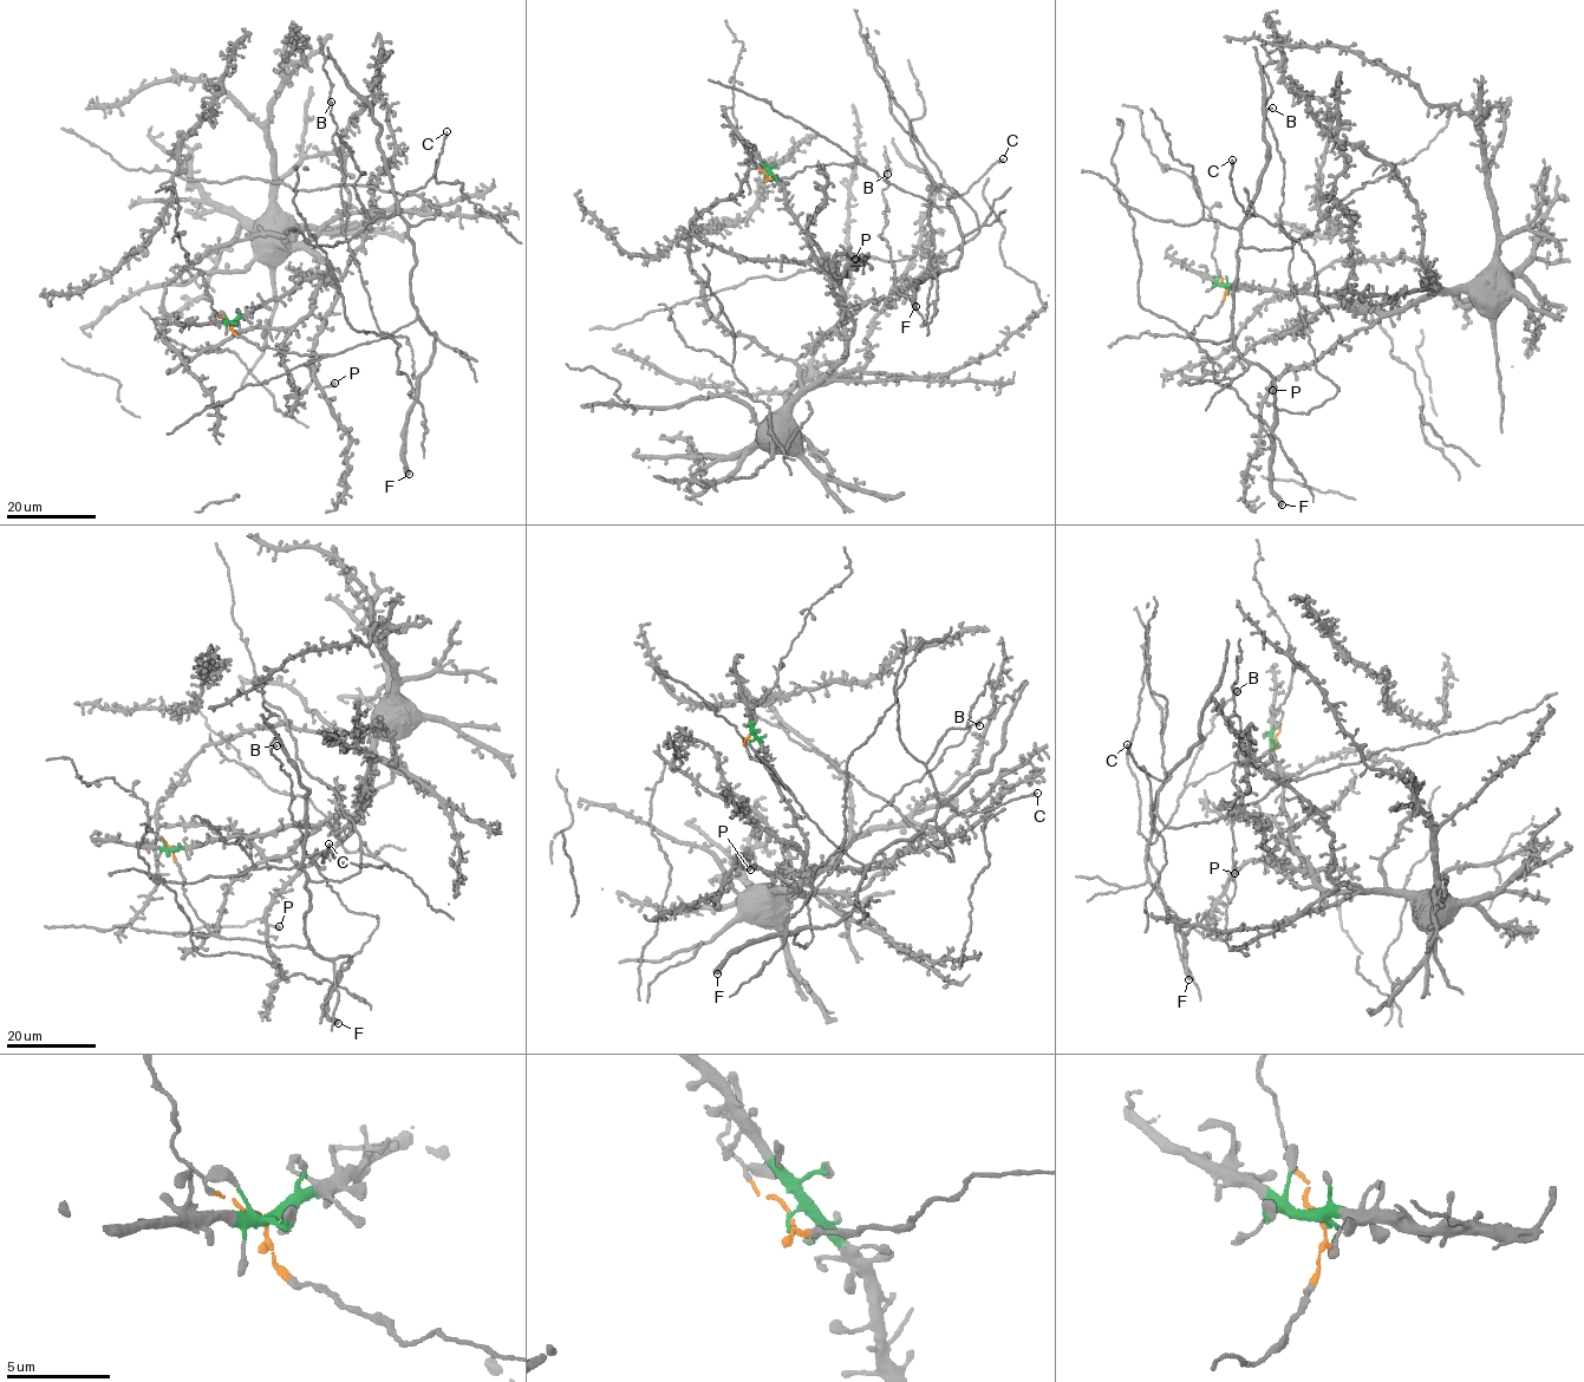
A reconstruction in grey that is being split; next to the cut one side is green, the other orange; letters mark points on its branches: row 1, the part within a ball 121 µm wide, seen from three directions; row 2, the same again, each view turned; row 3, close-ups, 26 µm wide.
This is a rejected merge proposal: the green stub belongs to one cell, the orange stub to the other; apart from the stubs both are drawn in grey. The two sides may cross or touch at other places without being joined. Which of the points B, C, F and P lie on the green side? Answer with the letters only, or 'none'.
P

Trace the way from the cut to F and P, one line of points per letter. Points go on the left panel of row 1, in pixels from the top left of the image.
F: (229, 323), (259, 347), (300, 356), (334, 354), (417, 319), (435, 331), (430, 366), (409, 416), (409, 474)
P: (229, 323), (297, 285), (319, 278), (321, 272), (338, 292), (317, 337), (311, 366), (323, 388), (336, 382)

